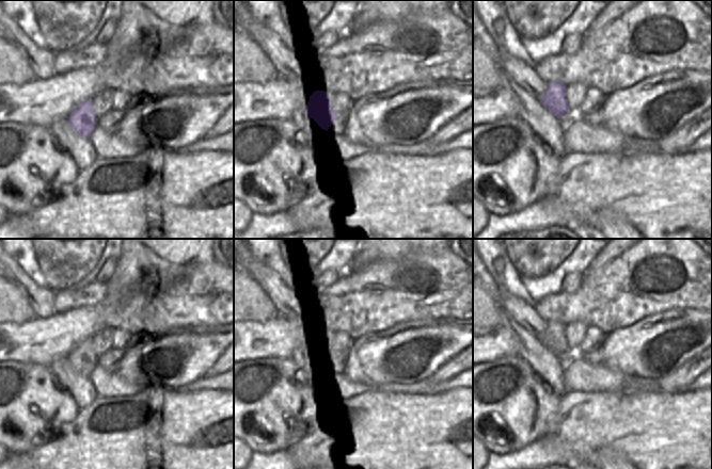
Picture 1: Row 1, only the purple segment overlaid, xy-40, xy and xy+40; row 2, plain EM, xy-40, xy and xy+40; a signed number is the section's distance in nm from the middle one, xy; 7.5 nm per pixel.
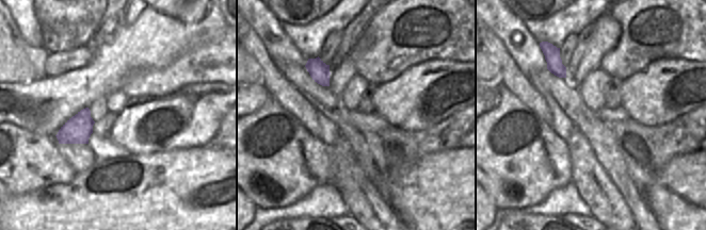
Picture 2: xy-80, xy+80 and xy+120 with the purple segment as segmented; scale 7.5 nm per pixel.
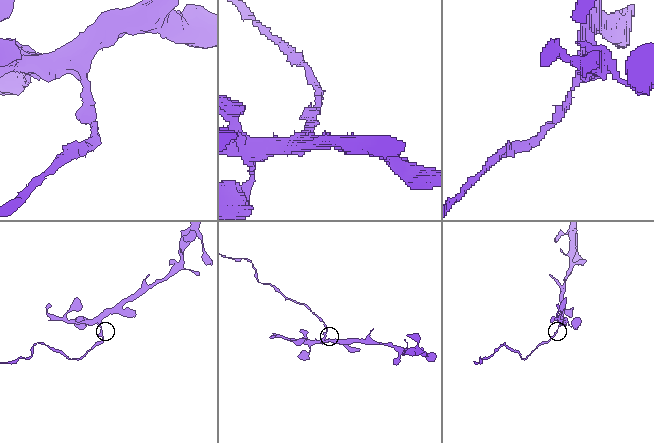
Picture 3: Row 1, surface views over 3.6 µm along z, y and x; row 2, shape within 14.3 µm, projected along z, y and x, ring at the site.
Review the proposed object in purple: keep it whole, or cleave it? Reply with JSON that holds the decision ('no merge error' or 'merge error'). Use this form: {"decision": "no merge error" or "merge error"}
{"decision": "merge error"}

